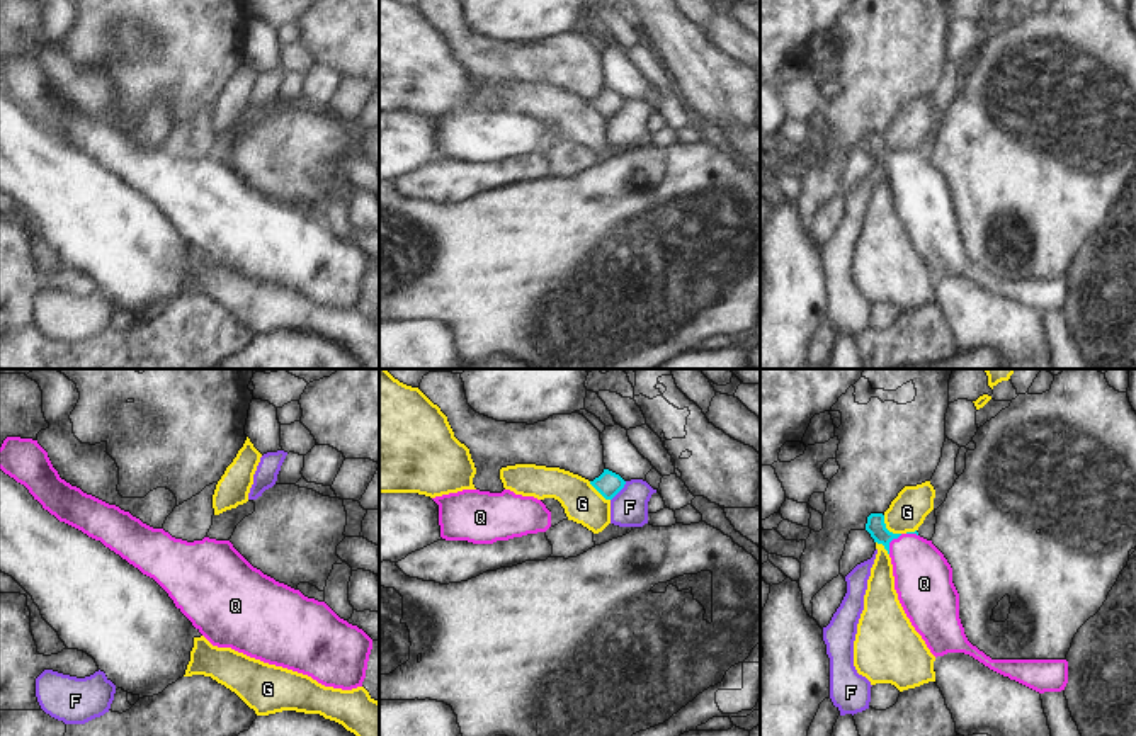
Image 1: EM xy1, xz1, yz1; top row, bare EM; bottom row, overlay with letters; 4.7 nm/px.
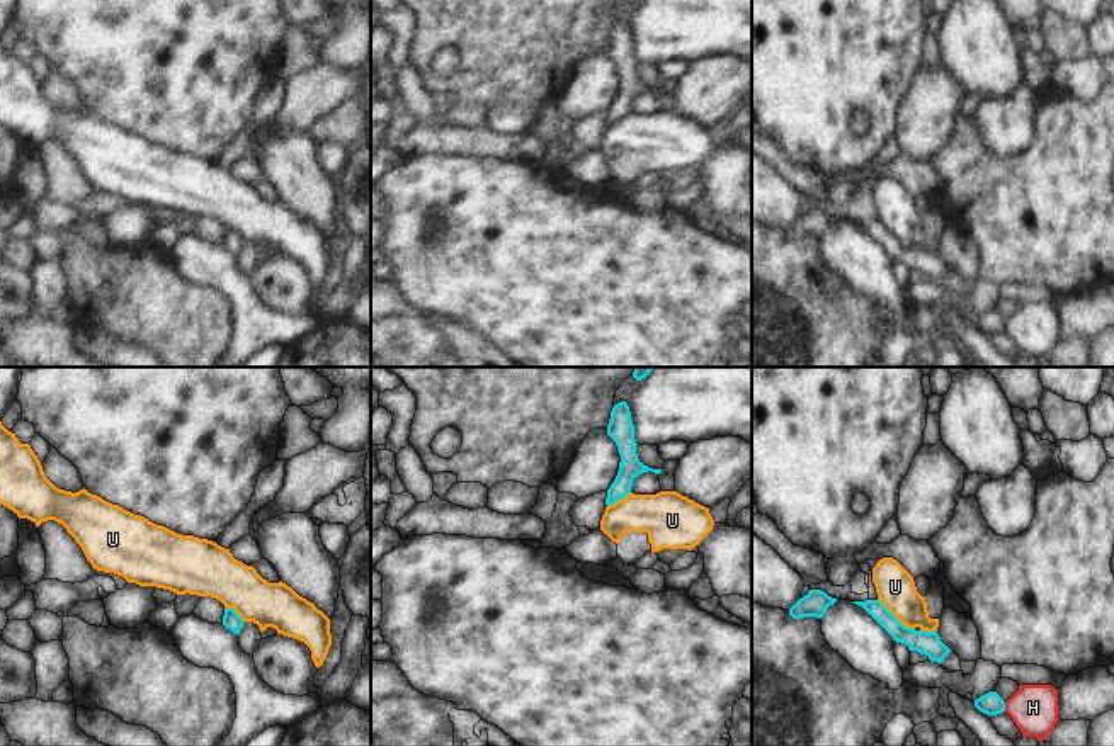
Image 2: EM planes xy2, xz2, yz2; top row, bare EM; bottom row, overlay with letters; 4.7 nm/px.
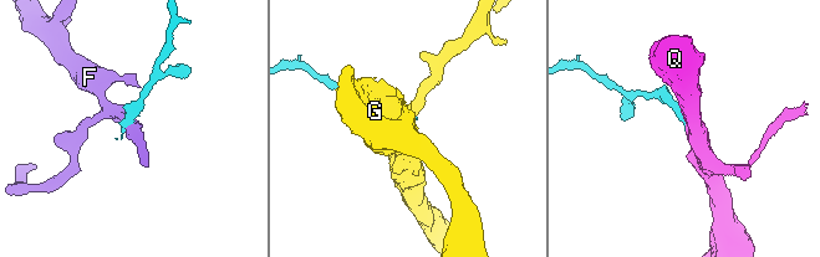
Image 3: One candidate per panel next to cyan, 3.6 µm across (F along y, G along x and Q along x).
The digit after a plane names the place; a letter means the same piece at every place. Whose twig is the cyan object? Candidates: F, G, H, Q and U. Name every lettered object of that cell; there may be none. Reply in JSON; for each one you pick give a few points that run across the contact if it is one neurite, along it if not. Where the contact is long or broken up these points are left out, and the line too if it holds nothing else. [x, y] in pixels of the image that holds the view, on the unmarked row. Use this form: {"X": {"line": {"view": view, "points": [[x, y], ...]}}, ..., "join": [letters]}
{"Q": {"line": {"view": "yz1", "points": [[876, 147], [890, 160], [922, 194]]}}, "join": ["Q"]}

